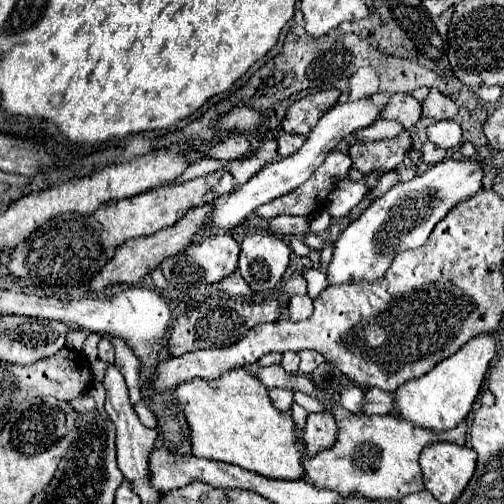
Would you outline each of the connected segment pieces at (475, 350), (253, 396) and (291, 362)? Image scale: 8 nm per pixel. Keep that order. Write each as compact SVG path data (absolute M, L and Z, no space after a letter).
M474 336L466 348L460 348L450 360L442 360L438 368L432 368L426 376L410 380L396 390L396 412L414 422L416 426L430 430L448 430L460 424L470 412L476 394L482 388L482 380L490 368L490 360L496 356L498 338L494 336Z
M238 368L234 372L228 372L220 376L218 380L202 380L194 378L190 382L184 382L176 388L176 398L180 404L180 410L186 416L186 422L192 430L192 454L198 458L218 460L226 464L234 464L240 468L246 468L250 472L262 474L266 478L274 480L300 480L304 478L304 466L302 466L302 452L298 448L300 430L296 428L294 420L286 412L278 412L270 398L266 386L250 374L246 368Z
M284 352L284 358L282 358L280 364L288 374L296 374L298 372L298 364L300 364L300 356L296 352Z

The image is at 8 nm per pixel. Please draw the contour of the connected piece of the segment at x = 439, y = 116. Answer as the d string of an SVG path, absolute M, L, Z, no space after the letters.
M436 88L430 90L426 100L422 102L422 116L432 120L450 120L458 112L458 106L444 94L440 94Z

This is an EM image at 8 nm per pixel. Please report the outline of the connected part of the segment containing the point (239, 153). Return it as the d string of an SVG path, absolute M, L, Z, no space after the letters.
M234 134L230 138L226 138L224 142L218 142L216 146L208 148L204 154L218 158L218 160L228 160L228 162L240 160L240 158L252 156L252 144L246 138L242 138L240 134Z

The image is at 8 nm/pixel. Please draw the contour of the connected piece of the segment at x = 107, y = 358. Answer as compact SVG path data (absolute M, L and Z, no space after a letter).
M102 338L100 344L98 344L98 356L100 360L112 364L112 356L114 356L114 348L112 348L112 342L108 338Z

